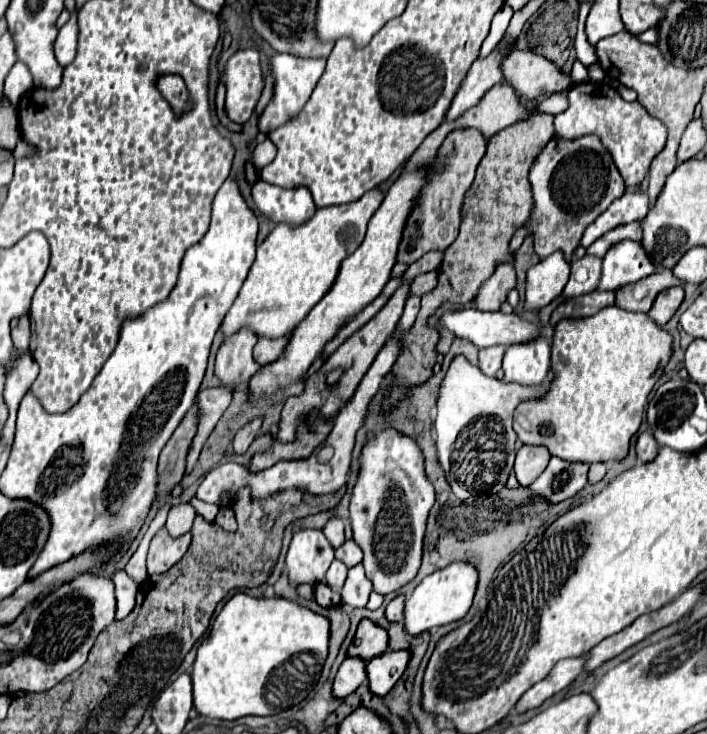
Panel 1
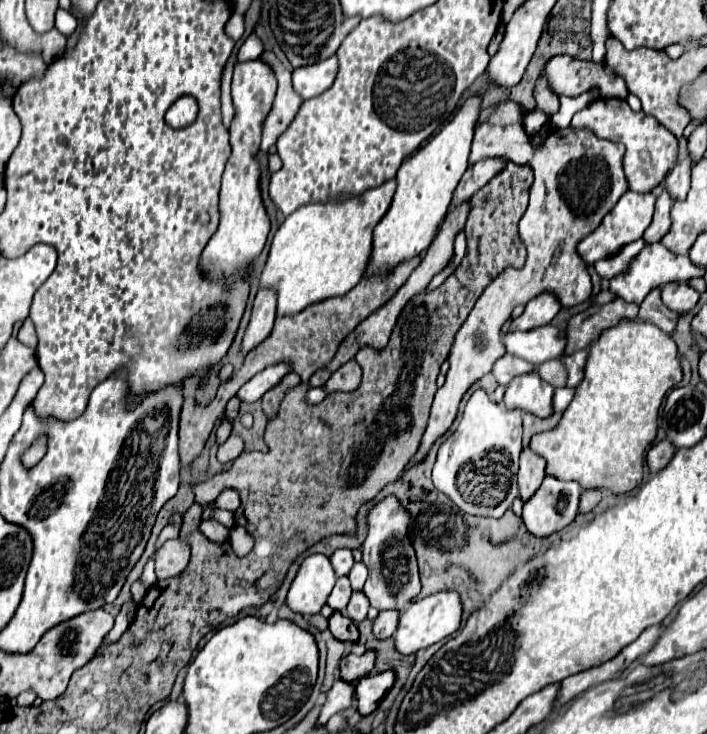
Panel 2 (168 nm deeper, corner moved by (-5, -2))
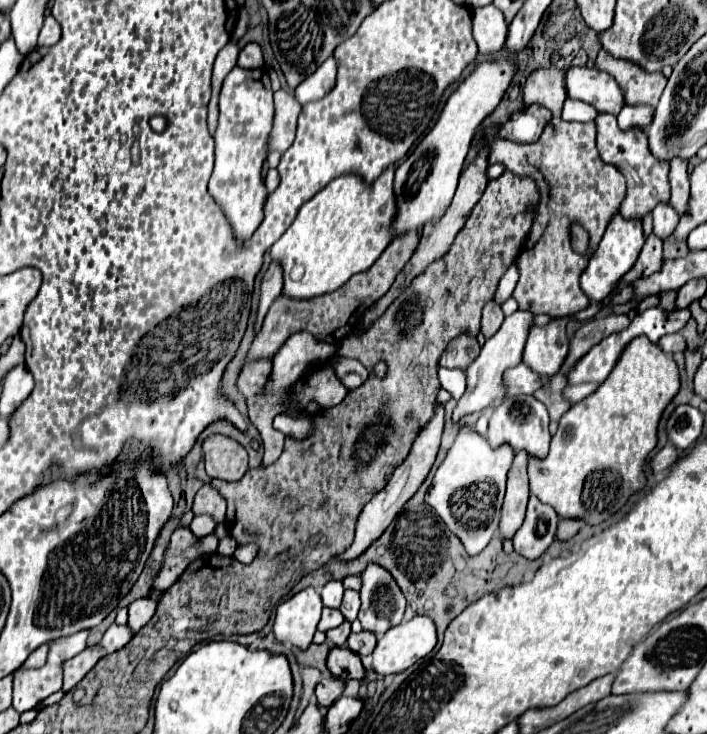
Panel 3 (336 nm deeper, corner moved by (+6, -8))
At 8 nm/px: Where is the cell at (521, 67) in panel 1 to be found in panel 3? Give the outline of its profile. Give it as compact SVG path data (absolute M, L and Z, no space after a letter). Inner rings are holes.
M568 67L564 75L566 93L570 99L590 103L598 113L618 115L624 107L624 93L612 75L588 69L588 67Z

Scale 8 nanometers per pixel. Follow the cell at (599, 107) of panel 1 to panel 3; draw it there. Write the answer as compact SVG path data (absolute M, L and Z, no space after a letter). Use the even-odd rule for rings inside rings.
M600 113L596 119L596 129L598 129L598 151L602 161L606 163L614 163L626 177L626 197L620 205L620 213L624 217L642 217L648 211L654 209L656 203L660 201L668 201L670 199L670 183L668 183L668 163L660 163L660 159L656 159L652 155L652 151L648 151L648 137L640 127L632 127L628 131L622 131L616 123L616 117L610 113Z

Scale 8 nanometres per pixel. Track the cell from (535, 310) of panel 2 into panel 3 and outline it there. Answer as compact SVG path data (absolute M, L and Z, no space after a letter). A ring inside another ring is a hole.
M518 309L516 313L512 313L510 317L504 319L502 327L490 337L486 339L484 347L482 347L482 353L480 357L468 367L466 371L466 393L458 399L458 405L454 409L454 421L460 421L464 415L468 413L476 413L476 411L482 411L484 407L492 405L494 401L502 399L504 397L504 387L502 387L502 373L508 369L508 367L514 367L520 363L522 359L522 351L524 351L524 343L526 343L526 337L530 333L534 325L534 315L530 311L522 311Z

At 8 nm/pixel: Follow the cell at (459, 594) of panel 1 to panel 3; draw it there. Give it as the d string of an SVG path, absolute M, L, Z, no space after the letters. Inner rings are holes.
M414 615L410 621L402 621L400 625L392 627L392 631L386 631L378 637L378 645L372 653L372 667L382 677L390 673L400 673L414 665L418 659L426 657L436 647L436 641L436 625L432 623L432 619L428 619L428 615Z

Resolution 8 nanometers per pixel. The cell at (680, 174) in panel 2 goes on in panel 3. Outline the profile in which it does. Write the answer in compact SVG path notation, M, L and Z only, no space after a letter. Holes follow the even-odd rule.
M658 203L654 207L654 233L660 239L666 239L668 235L672 235L676 229L676 223L678 223L678 215L670 203Z

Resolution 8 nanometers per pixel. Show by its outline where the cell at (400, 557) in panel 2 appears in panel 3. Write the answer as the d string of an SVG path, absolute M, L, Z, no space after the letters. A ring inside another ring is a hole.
M378 563L366 565L362 571L362 607L358 615L362 629L382 635L402 621L406 597L394 581L392 573Z

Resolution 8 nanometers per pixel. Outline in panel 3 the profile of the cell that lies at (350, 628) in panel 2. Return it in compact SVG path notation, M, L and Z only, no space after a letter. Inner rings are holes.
M330 647L328 657L326 657L326 665L330 669L330 673L338 679L362 679L364 677L364 667L360 661L360 655L356 655L354 651L348 651L348 647Z

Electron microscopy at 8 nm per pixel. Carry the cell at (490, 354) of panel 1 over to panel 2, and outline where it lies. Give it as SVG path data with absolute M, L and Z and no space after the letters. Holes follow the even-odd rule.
M507 353L507 355L503 355L503 357L495 363L493 375L495 375L495 379L499 381L499 385L507 387L513 377L523 375L523 373L531 373L533 369L535 369L535 365L531 365L531 363L523 361L523 359L519 359L519 357Z

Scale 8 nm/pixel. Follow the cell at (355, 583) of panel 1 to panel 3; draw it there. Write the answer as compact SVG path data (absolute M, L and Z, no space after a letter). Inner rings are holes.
M344 621L340 627L334 627L332 631L326 633L326 637L330 639L330 643L332 643L332 645L340 645L340 647L346 645L348 635L350 635L350 623L348 623L348 621Z

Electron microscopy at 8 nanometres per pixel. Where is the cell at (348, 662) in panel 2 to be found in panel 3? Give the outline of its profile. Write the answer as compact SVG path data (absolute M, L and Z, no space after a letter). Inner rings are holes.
M332 675L328 679L322 677L322 681L316 687L316 699L320 707L330 707L344 691L346 683L340 683L340 679L332 679Z

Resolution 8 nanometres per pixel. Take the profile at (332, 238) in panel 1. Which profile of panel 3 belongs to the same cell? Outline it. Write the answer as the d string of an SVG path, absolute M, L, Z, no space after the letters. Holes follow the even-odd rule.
M388 167L372 185L366 185L356 175L336 177L300 207L294 223L270 249L272 261L282 267L284 297L312 299L332 293L352 275L366 271L380 257L392 241L392 233L388 229L396 213L392 179L394 167ZM296 265L302 265L304 269Z

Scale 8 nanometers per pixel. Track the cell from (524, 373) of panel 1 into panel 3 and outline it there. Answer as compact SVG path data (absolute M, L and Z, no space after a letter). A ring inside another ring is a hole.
M520 395L518 399L506 397L492 411L490 427L488 427L488 441L492 447L498 447L502 443L510 443L514 447L514 451L524 449L524 451L528 451L528 455L544 457L548 453L548 445L550 445L548 425L550 425L550 417L548 417L546 405L540 403L534 395Z

